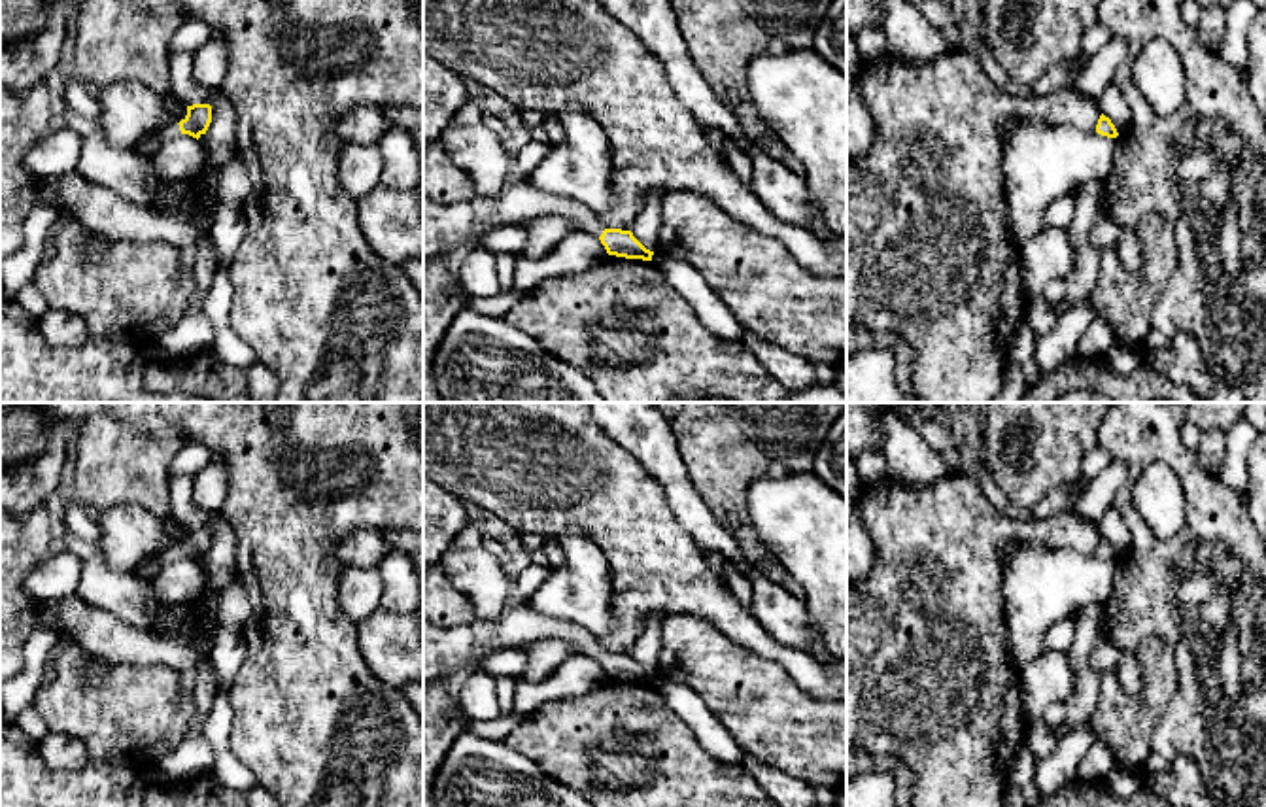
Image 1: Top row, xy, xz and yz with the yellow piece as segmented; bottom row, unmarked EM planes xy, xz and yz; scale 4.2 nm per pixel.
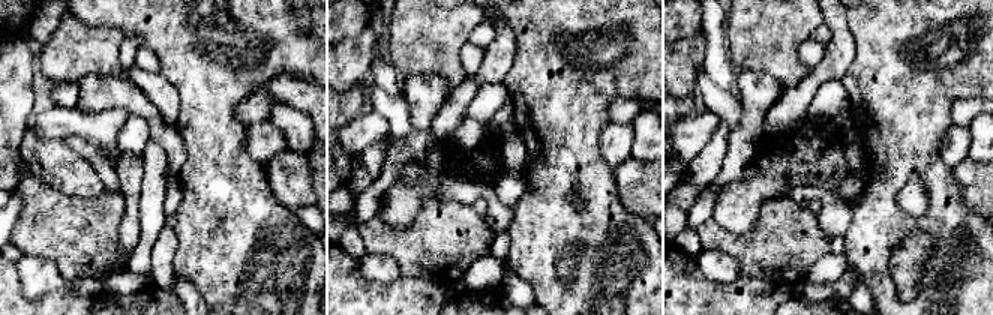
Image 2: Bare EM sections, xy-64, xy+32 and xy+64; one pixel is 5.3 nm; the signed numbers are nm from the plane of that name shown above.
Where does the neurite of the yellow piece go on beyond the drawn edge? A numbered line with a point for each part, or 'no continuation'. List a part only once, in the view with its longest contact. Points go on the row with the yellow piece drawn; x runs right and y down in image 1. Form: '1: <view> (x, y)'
1: xy (167, 133)

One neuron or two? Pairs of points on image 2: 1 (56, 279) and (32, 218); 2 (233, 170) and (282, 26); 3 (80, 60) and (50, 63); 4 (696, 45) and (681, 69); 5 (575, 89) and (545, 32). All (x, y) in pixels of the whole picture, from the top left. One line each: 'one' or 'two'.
1: two
2: one
3: one
4: one
5: one

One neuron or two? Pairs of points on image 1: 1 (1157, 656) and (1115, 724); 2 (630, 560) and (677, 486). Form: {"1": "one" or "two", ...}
{"1": "one", "2": "two"}

